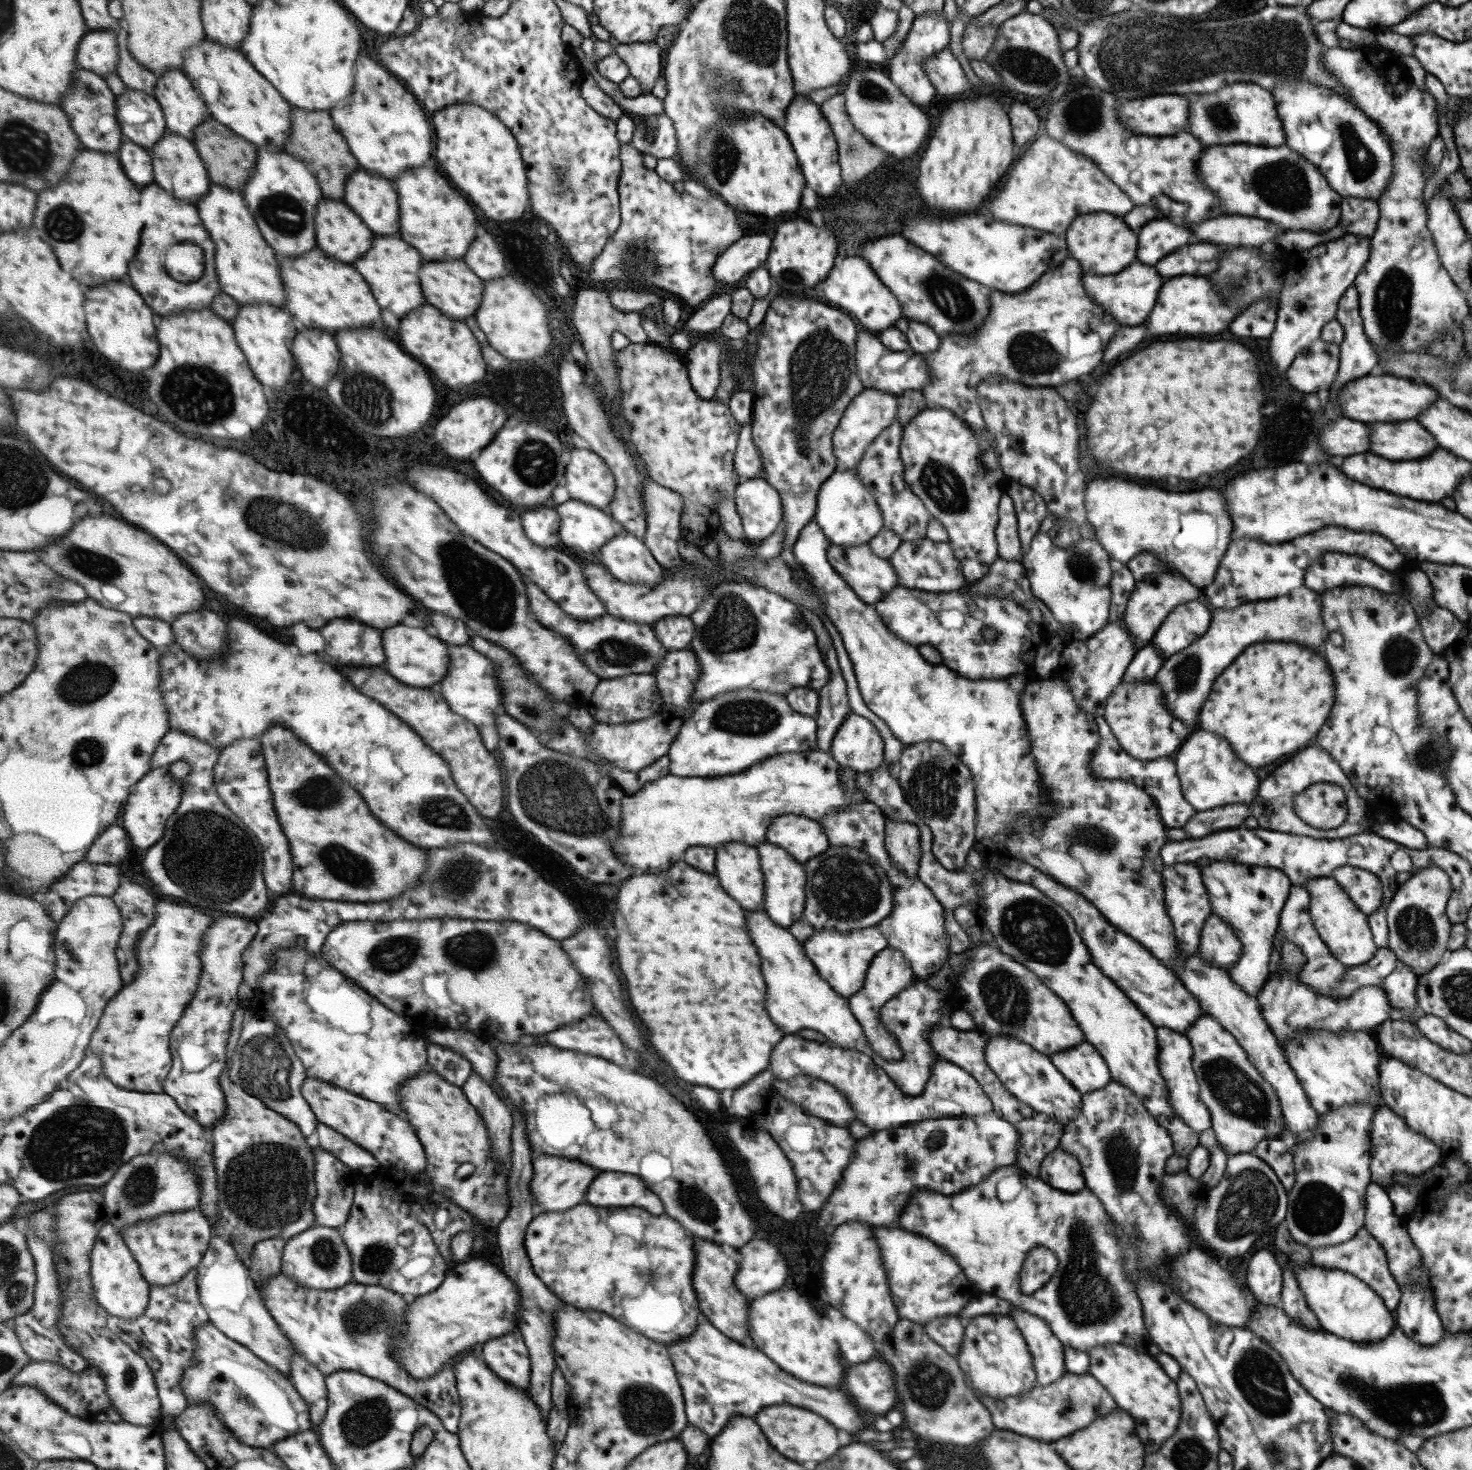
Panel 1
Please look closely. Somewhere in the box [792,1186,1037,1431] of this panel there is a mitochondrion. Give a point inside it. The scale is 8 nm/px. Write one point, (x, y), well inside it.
(928, 1382)

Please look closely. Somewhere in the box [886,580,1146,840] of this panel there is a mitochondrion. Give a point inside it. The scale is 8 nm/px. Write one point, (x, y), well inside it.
(932, 784)

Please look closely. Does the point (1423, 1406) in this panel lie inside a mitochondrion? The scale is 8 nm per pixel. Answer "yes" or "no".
yes

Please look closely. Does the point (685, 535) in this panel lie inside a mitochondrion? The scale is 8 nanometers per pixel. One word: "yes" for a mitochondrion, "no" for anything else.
no

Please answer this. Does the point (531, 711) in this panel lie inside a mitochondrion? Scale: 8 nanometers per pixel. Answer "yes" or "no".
yes

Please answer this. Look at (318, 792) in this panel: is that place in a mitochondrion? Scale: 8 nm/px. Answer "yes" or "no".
yes

